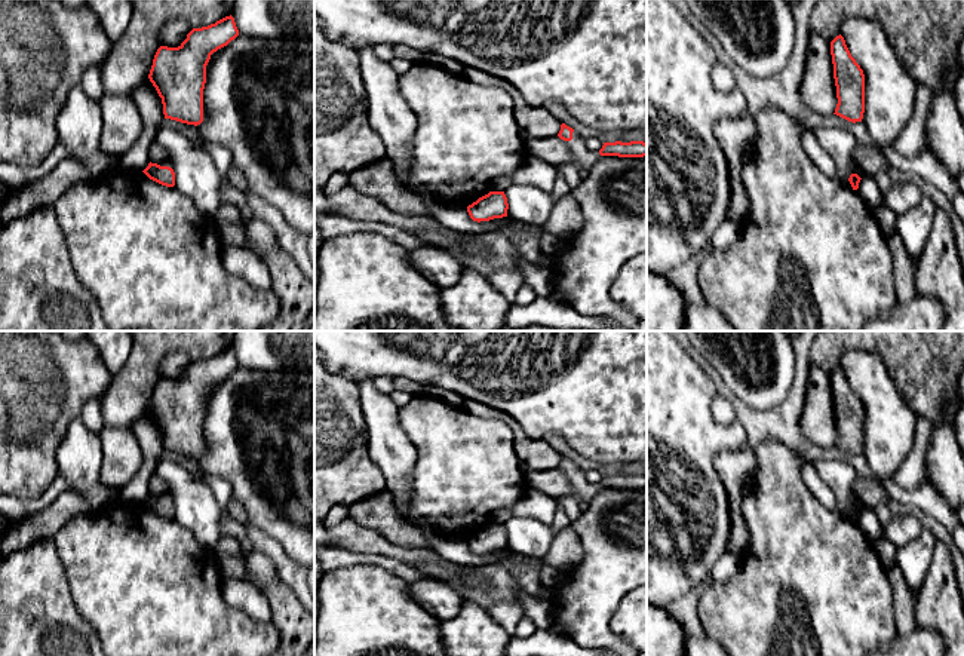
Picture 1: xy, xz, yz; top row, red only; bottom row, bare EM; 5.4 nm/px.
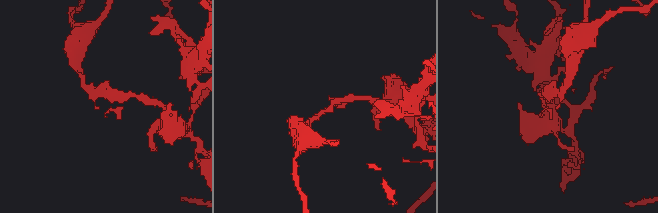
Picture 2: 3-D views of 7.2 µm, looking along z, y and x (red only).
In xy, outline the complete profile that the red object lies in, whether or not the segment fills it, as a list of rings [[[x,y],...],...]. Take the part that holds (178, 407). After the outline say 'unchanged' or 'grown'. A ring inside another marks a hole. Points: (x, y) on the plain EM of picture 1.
[[[234,350],[193,361],[178,380],[160,378],[148,407],[163,436],[165,451],[187,457],[203,454],[203,422],[211,387],[239,368]]]; unchanged

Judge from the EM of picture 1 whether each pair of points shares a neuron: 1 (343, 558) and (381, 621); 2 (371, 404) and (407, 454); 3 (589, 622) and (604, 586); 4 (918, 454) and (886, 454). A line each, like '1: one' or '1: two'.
1: two
2: one
3: one
4: two

